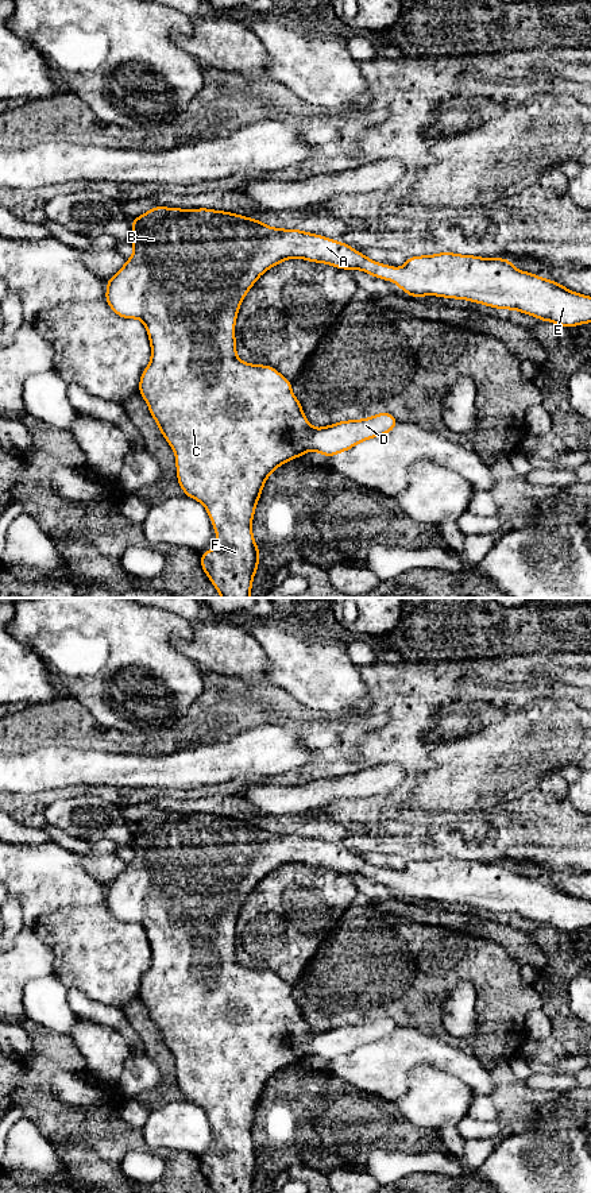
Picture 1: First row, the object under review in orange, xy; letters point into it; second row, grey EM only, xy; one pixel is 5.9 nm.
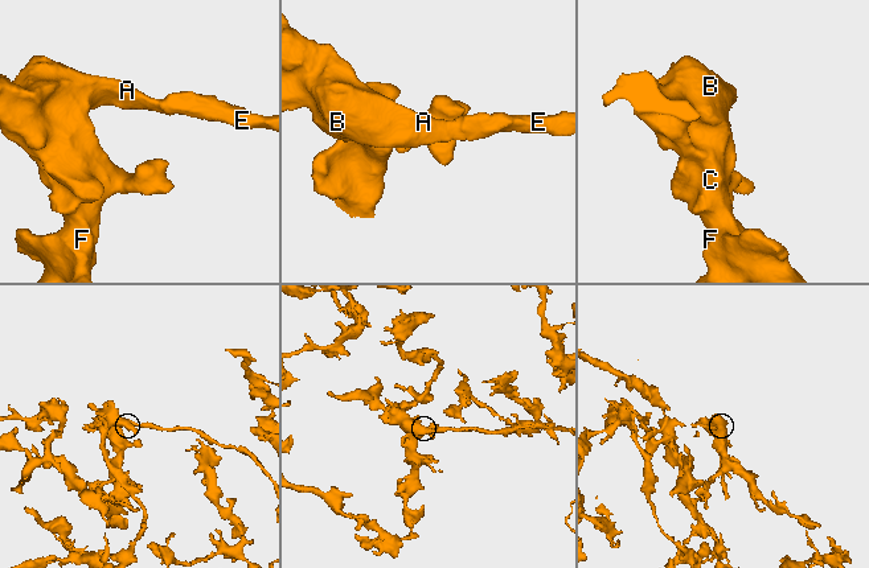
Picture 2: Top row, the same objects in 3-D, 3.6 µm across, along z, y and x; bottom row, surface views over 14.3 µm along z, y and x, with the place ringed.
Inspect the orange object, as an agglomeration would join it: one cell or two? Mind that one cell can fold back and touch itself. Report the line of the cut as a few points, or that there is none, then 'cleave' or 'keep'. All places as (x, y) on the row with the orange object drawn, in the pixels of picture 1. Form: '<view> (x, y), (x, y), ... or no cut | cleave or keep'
no cut | keep

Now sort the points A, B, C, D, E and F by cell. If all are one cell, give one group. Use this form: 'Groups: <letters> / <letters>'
Groups: A B C D E F

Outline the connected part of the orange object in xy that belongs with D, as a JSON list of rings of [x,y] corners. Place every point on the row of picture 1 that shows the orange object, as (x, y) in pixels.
[[[155,206],[131,221],[134,255],[107,282],[105,301],[123,318],[144,323],[151,344],[151,362],[142,372],[139,393],[151,416],[175,453],[177,479],[184,494],[197,499],[206,509],[217,534],[217,548],[200,555],[201,567],[221,598],[250,598],[260,551],[251,524],[266,479],[281,464],[316,451],[327,457],[344,452],[360,441],[390,433],[398,424],[391,413],[378,413],[358,421],[340,421],[324,428],[313,428],[306,420],[300,401],[291,391],[291,382],[271,366],[250,364],[236,355],[235,323],[240,302],[256,279],[273,266],[301,258],[327,263],[337,269],[363,270],[375,278],[395,281],[412,297],[440,296],[468,300],[495,309],[519,310],[541,321],[552,321],[565,328],[591,323],[591,297],[573,293],[556,281],[517,270],[510,259],[479,258],[440,252],[410,256],[399,270],[376,263],[343,242],[301,229],[282,229],[264,225],[260,220],[236,213],[201,209]]]

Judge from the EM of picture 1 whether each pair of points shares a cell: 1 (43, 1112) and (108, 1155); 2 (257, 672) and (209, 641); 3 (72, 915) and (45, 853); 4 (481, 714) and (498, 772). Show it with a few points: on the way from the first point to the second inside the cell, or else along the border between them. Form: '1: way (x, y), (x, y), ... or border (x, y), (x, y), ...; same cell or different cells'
1: way (60, 1124), (92, 1142); same cell
2: way (244, 660), (238, 653), (221, 647); same cell
3: border (99, 903), (62, 906), (45, 911), (38, 918); different cells
4: border (506, 713), (499, 721), (490, 722), (474, 732); different cells

